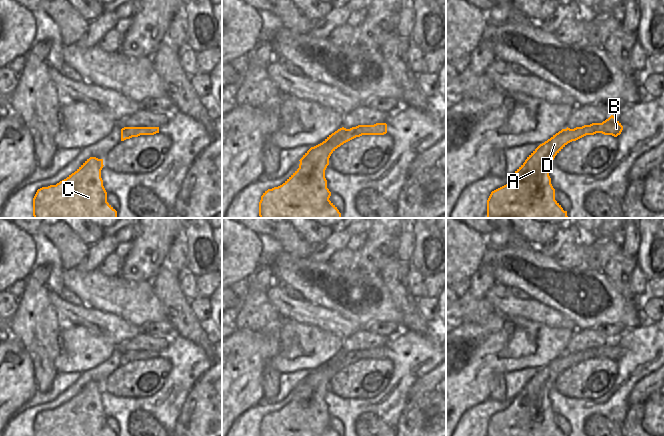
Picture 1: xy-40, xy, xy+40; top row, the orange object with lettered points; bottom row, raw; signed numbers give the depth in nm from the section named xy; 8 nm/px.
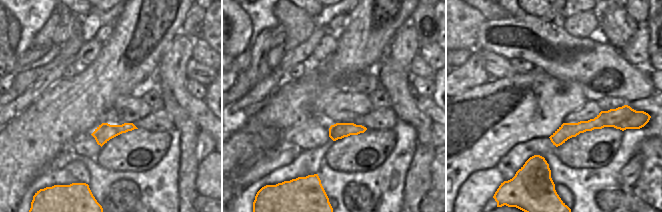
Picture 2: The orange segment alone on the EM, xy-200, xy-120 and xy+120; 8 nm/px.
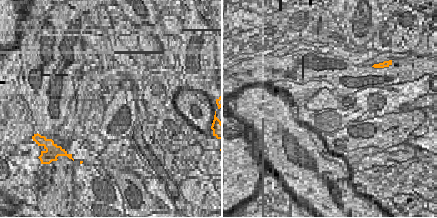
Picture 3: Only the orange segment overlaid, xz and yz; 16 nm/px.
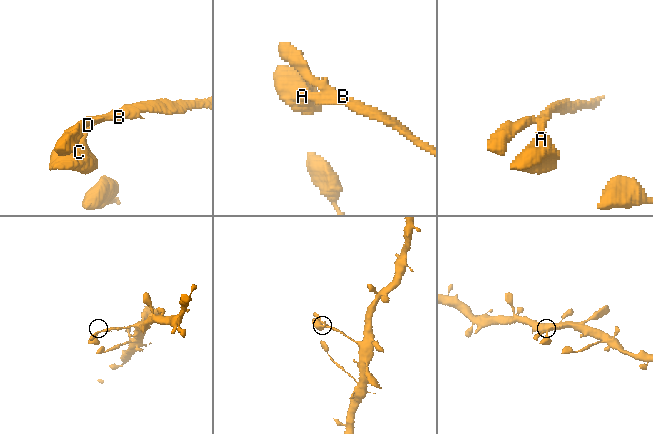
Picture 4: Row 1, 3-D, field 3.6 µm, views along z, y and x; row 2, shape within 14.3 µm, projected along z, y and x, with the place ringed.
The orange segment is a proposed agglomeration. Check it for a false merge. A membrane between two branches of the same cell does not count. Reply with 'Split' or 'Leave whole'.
Leave whole.

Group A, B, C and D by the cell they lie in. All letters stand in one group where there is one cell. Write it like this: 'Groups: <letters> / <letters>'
Groups: A B C D.

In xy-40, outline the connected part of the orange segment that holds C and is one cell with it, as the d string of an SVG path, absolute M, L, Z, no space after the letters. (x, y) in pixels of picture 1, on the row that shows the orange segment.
M90 157L66 179L38 189L33 198L34 218L117 218L117 211L107 202L107 192L101 178L103 166L103 159Z

